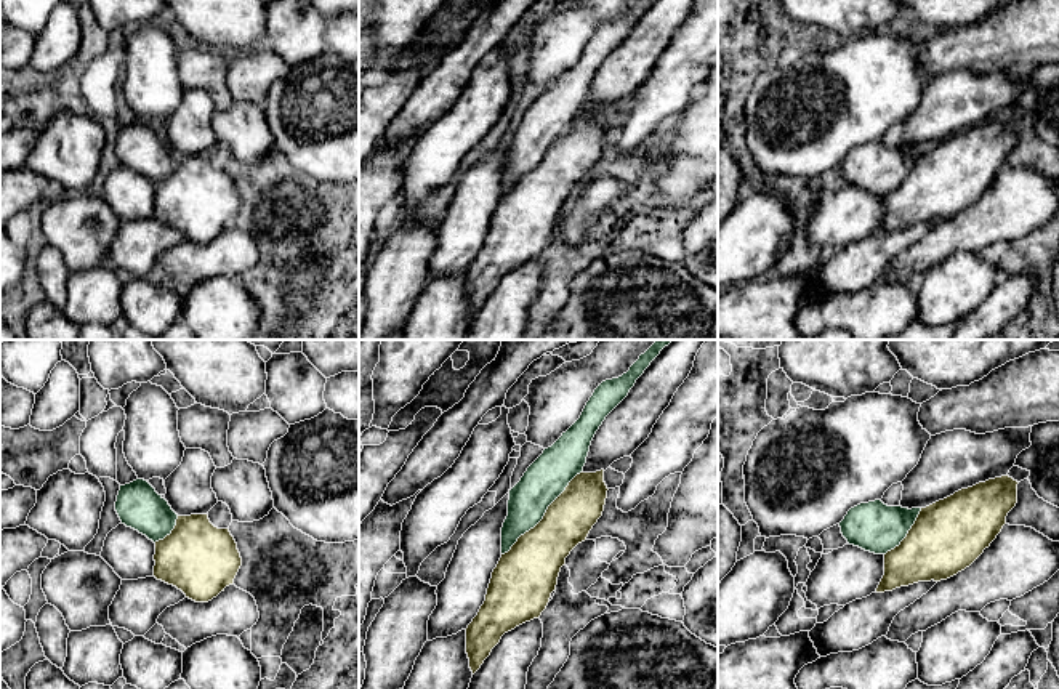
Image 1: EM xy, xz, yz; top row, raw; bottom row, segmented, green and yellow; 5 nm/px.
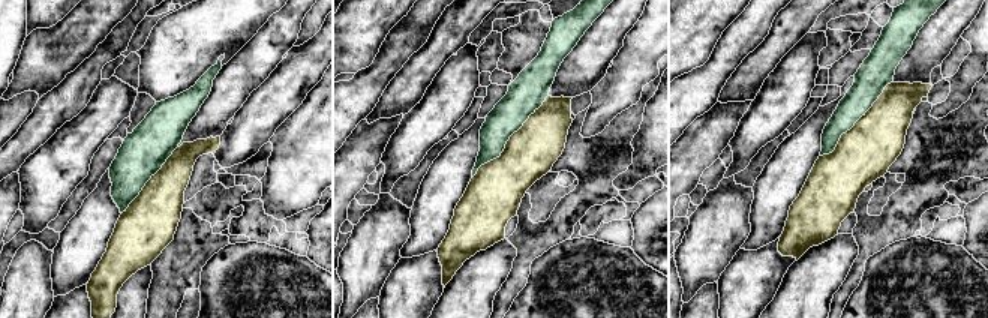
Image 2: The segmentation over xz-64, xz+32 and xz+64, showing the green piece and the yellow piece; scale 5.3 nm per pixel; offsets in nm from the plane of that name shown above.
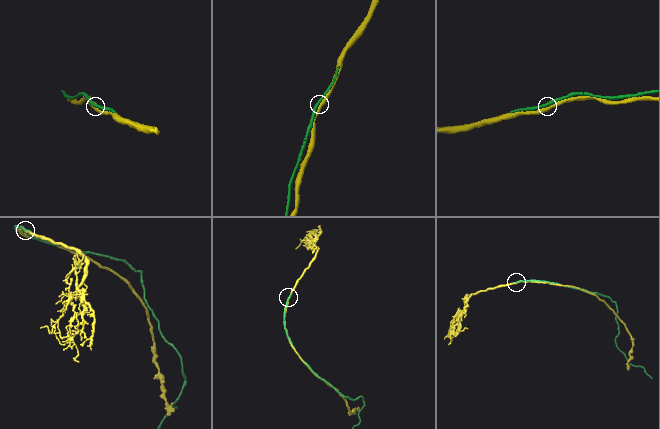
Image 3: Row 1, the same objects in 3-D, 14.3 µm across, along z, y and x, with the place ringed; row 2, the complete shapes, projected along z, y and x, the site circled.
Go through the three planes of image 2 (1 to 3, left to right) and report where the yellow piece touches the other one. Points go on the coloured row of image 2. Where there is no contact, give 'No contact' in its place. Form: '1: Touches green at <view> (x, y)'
1: Touches green at xz-64 (149, 179)
2: Touches green at xz+32 (508, 138)
3: Touches green at xz+64 (856, 120)

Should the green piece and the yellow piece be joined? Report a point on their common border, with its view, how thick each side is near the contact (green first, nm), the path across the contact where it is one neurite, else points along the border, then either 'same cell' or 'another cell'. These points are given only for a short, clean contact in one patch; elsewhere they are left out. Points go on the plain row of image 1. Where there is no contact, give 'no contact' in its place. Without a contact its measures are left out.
meets green in xz at (543, 156); 220 nm thick on the green side, 280 nm on the other; same cell

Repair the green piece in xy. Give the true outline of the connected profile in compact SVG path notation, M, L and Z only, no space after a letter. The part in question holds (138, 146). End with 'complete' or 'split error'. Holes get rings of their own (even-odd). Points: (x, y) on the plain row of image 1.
M144 120L120 127L115 152L122 165L155 184L154 218L176 228L186 239L195 244L208 244L234 224L242 207L237 184L229 170L215 168L208 155L178 157Z; split error

